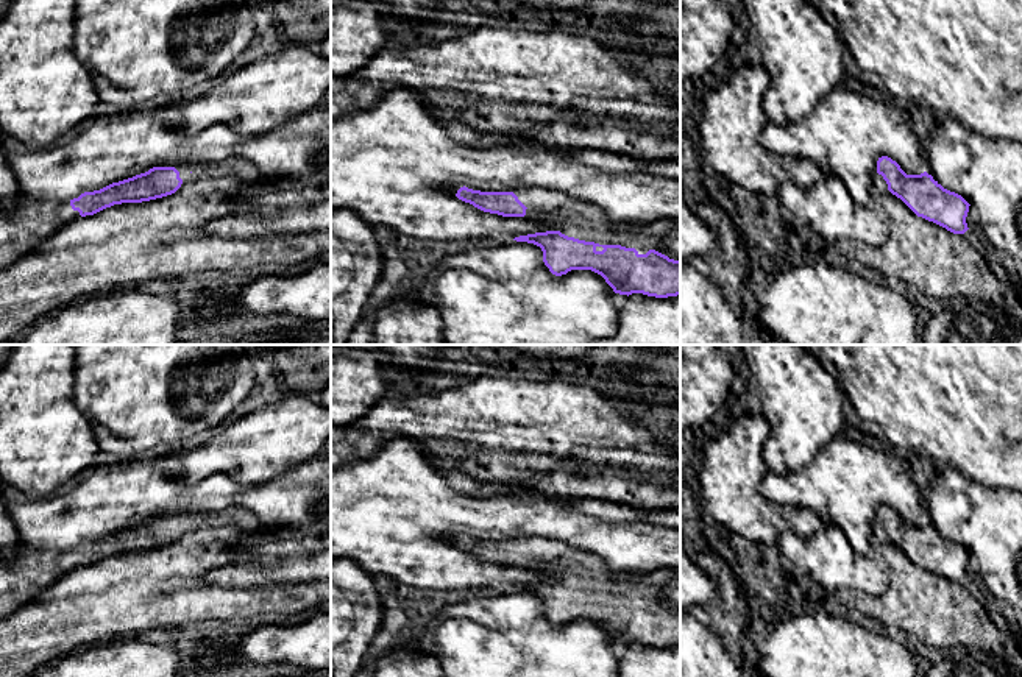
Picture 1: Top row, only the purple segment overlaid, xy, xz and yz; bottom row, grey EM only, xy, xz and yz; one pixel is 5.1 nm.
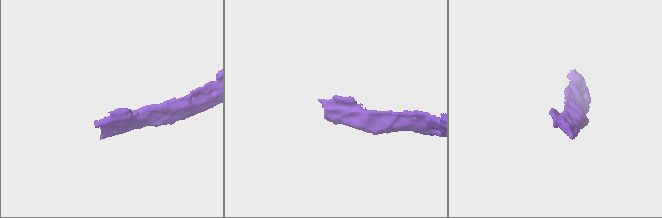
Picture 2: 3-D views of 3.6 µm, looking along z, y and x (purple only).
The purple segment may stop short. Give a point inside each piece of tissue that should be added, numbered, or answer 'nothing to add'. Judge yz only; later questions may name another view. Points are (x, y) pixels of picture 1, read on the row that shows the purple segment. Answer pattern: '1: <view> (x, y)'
1: yz (879, 187)

